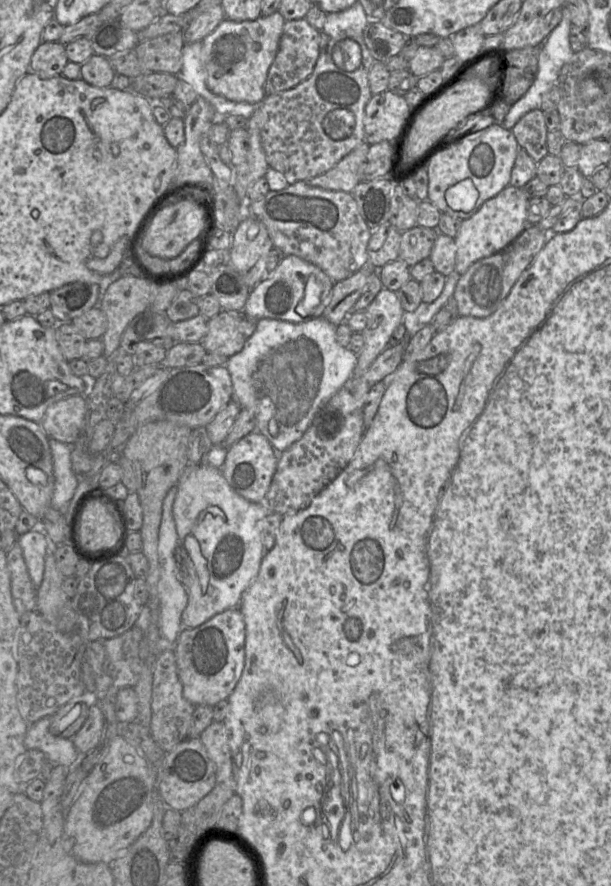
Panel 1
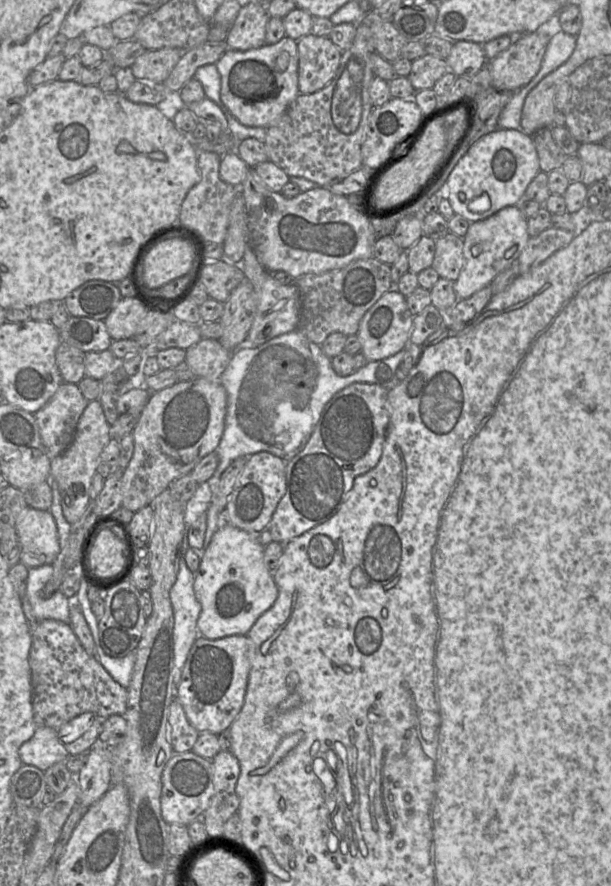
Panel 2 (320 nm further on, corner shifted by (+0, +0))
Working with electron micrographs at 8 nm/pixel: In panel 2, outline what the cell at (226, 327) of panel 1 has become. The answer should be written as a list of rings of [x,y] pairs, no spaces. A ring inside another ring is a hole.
[[[202,338],[186,349],[185,362],[196,377],[219,381],[227,368],[232,352],[227,350],[219,340]]]

